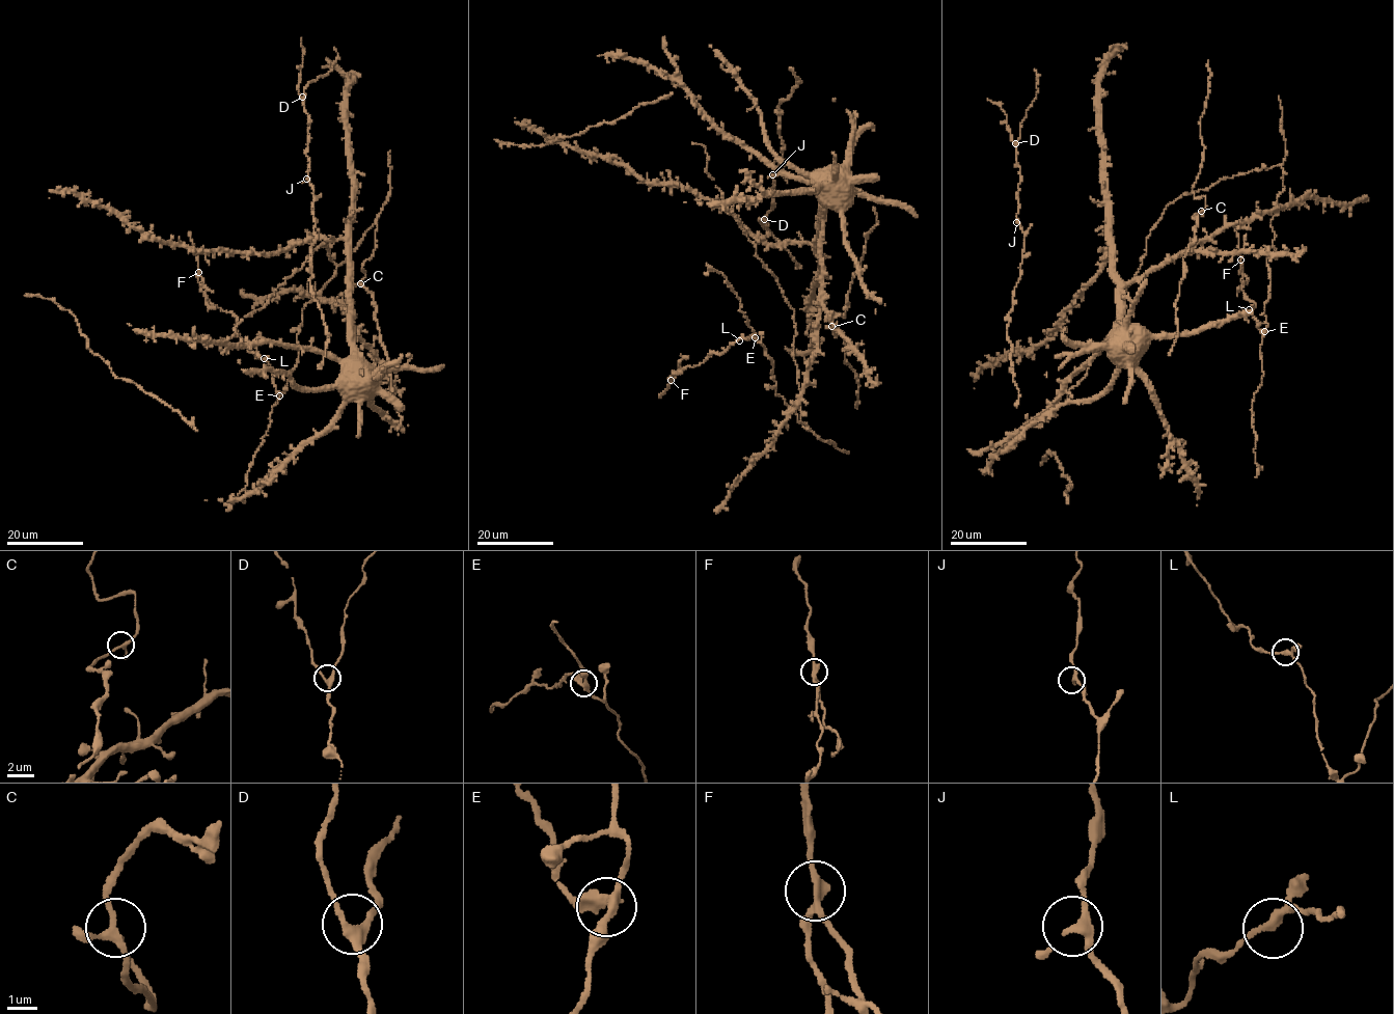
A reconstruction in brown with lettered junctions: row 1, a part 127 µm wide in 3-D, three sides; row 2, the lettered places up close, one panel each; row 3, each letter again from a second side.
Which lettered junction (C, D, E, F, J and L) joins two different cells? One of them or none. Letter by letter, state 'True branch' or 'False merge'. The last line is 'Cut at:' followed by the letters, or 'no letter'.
C: True branch
D: True branch
E: True branch
F: False merge
J: True branch
L: True branch
Cut at: F

